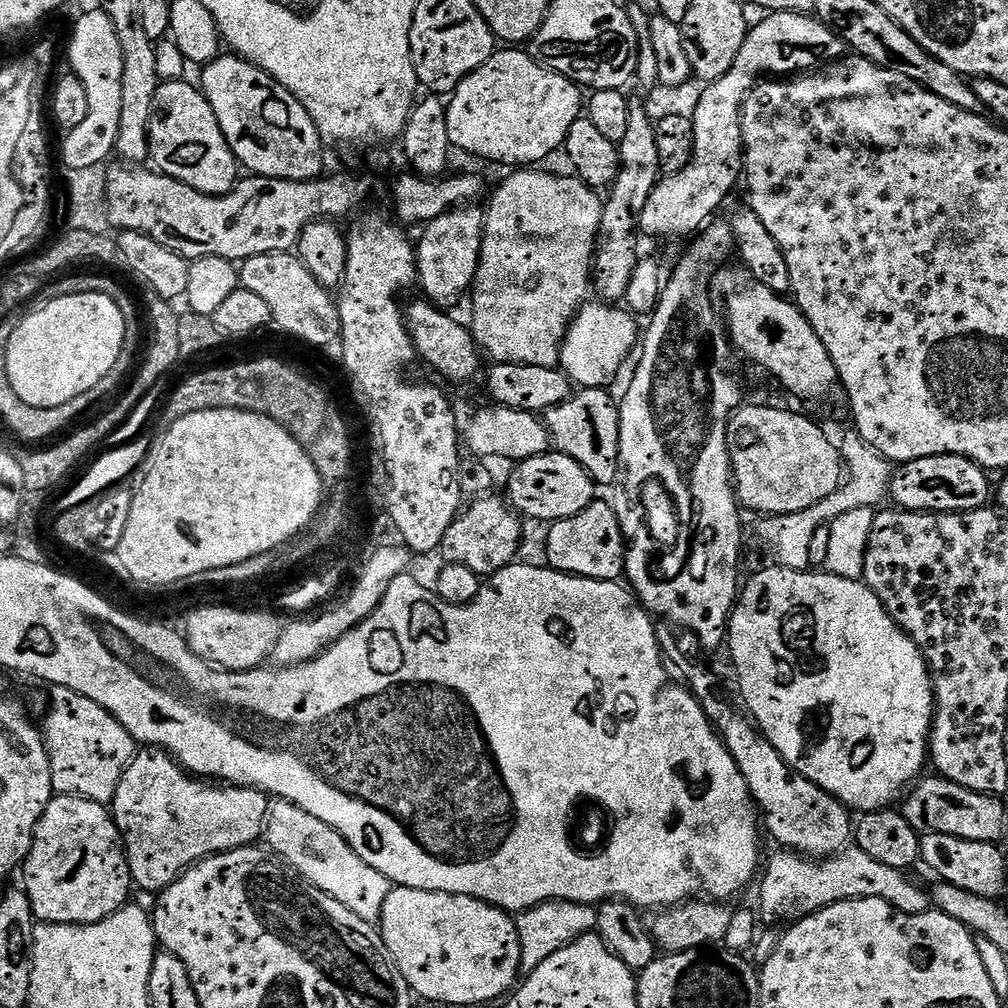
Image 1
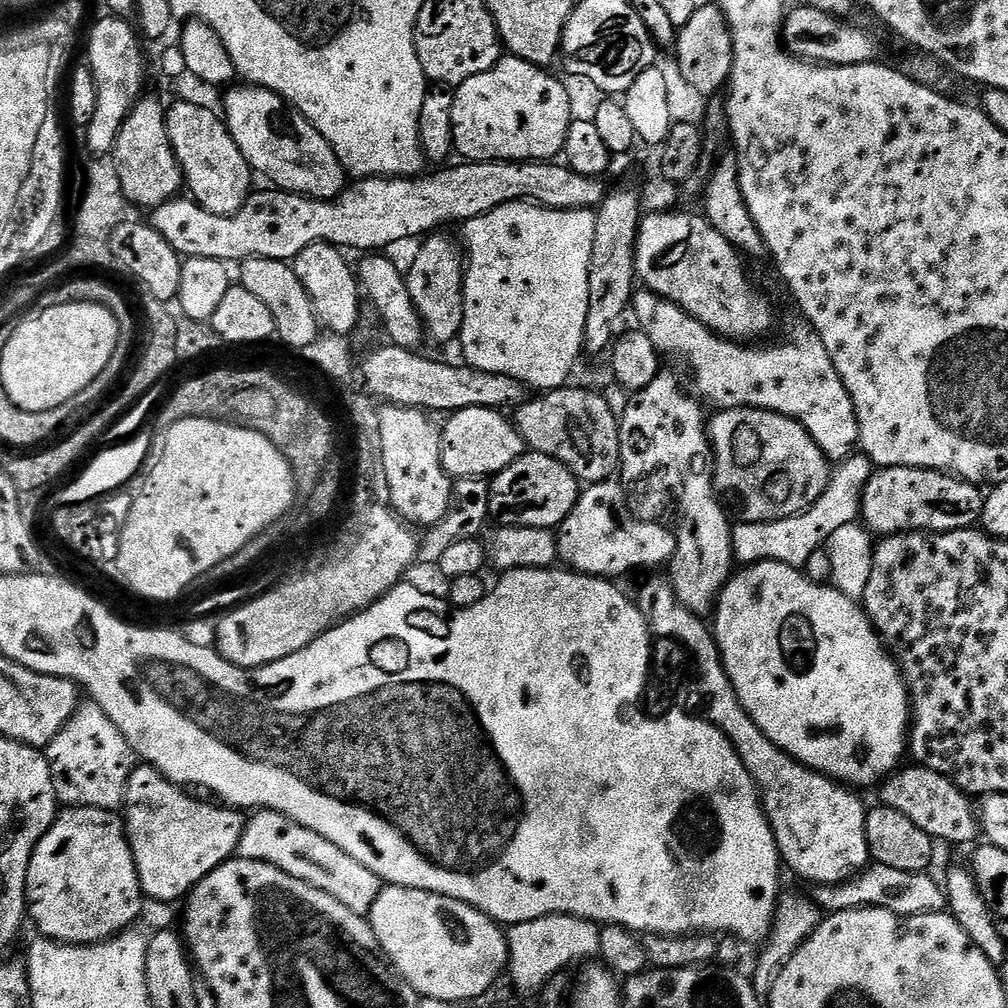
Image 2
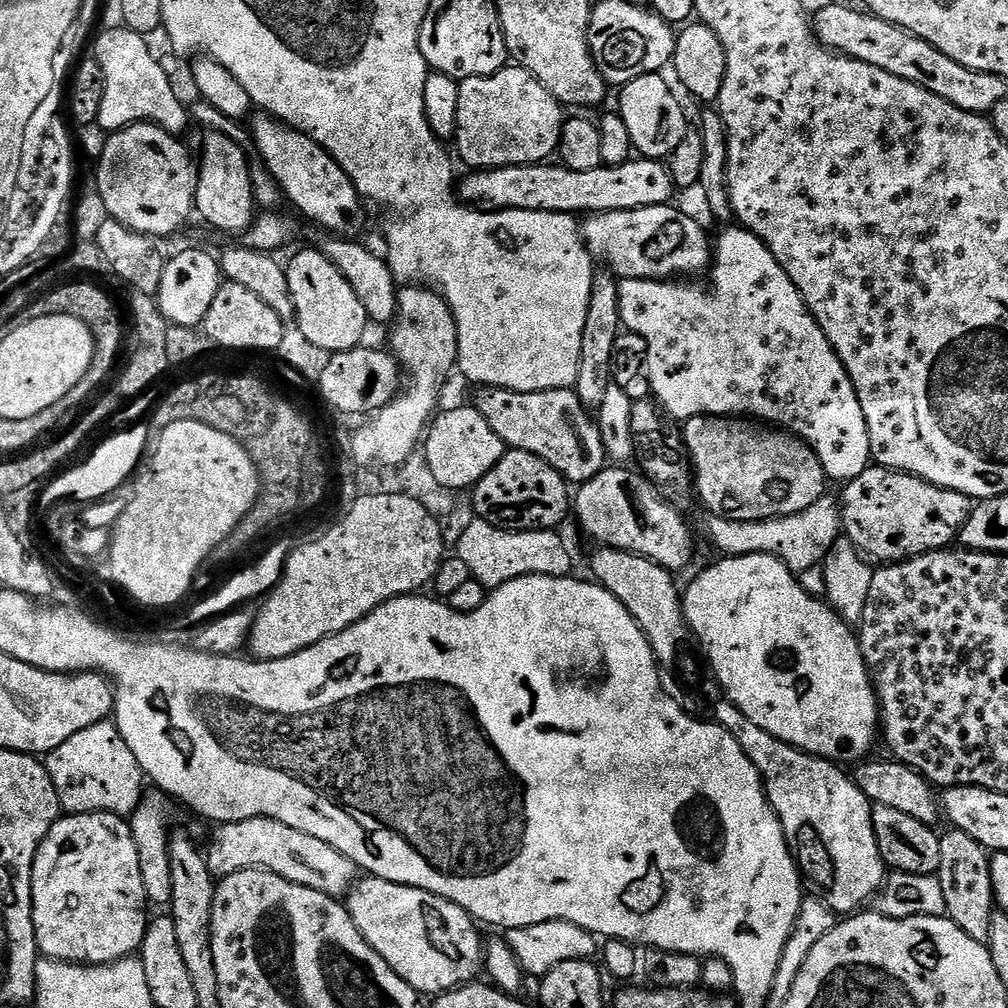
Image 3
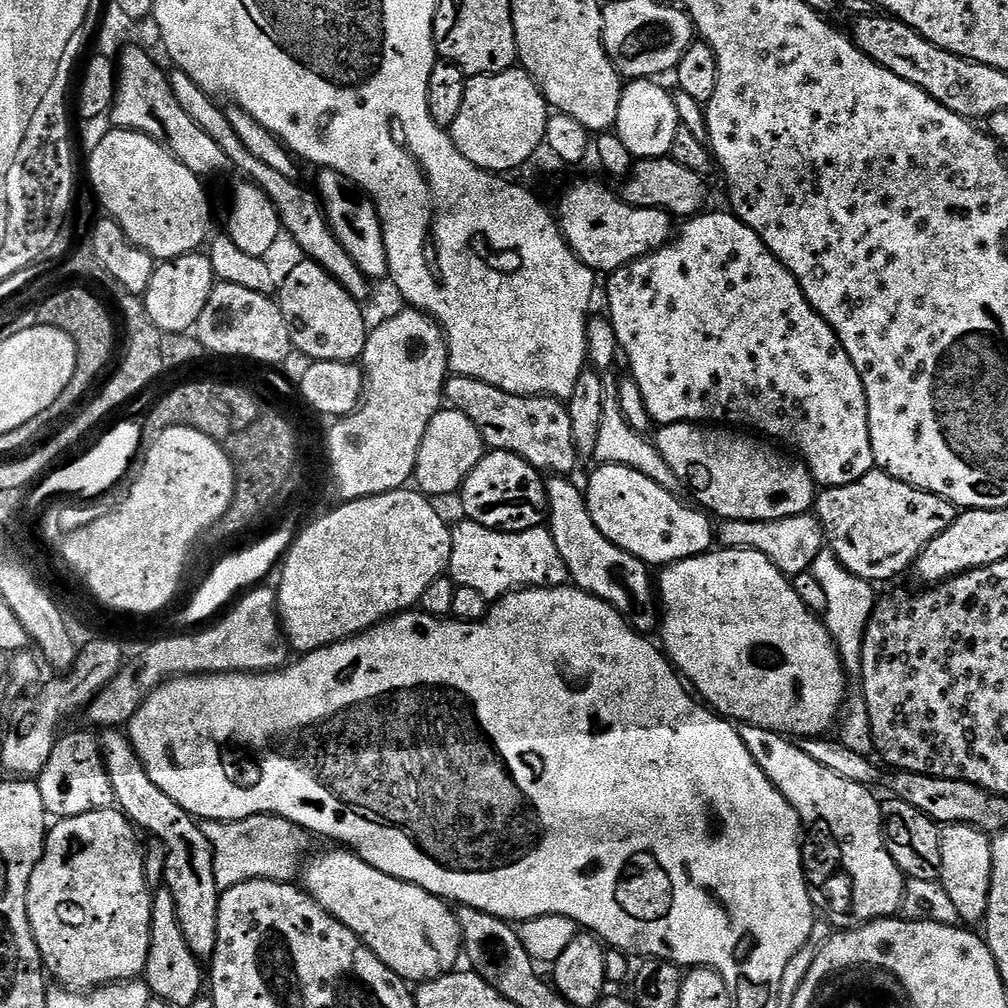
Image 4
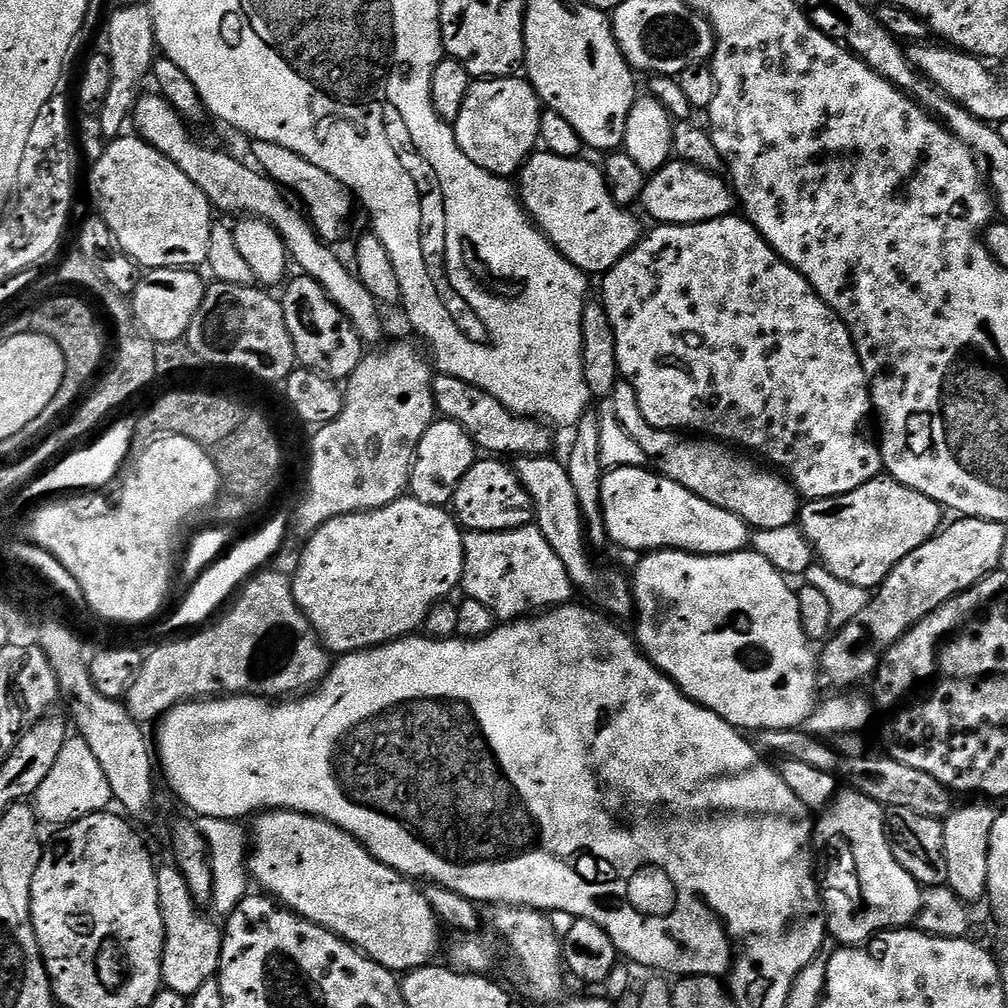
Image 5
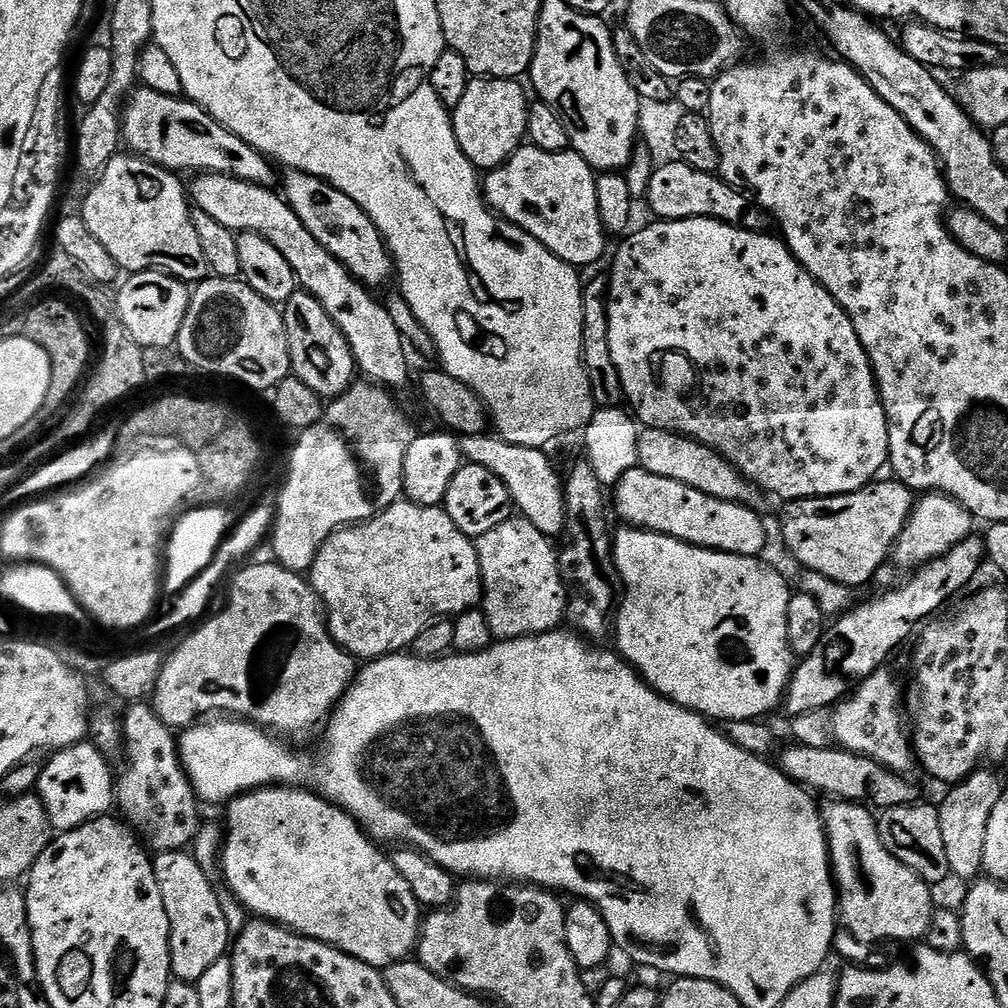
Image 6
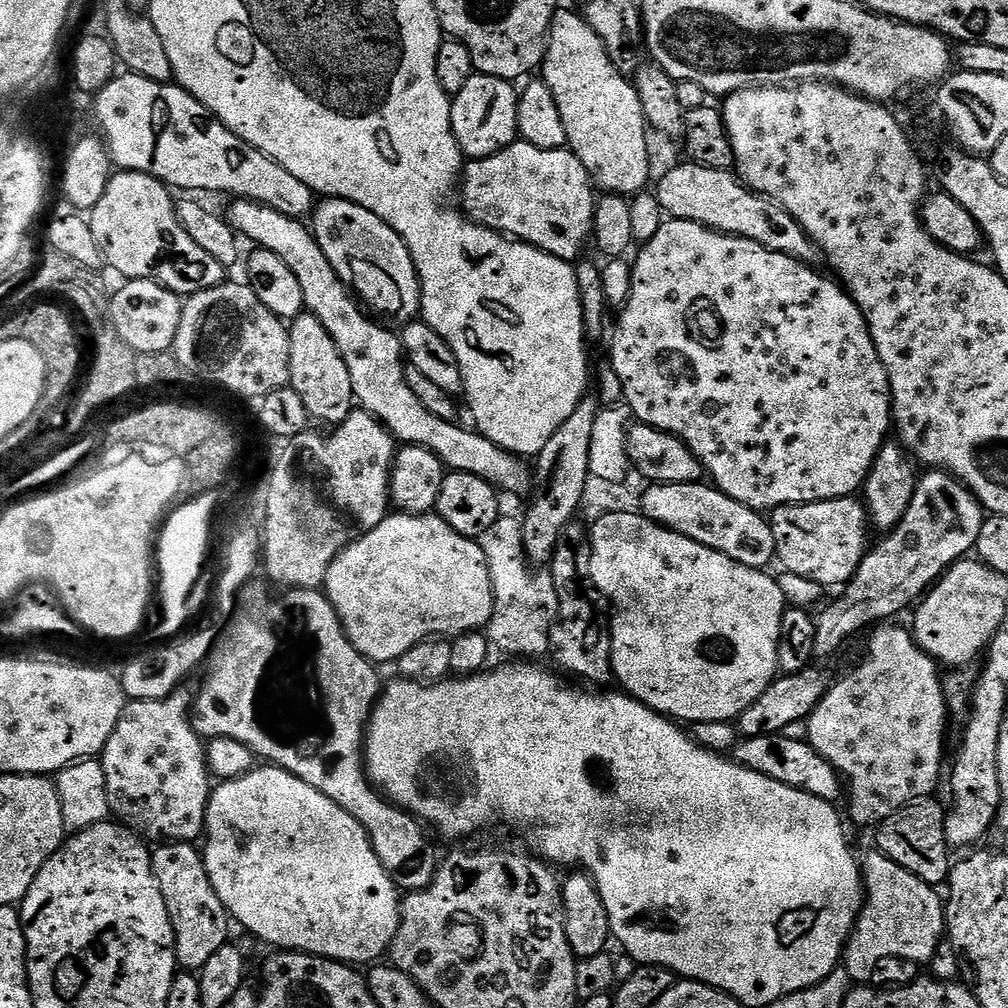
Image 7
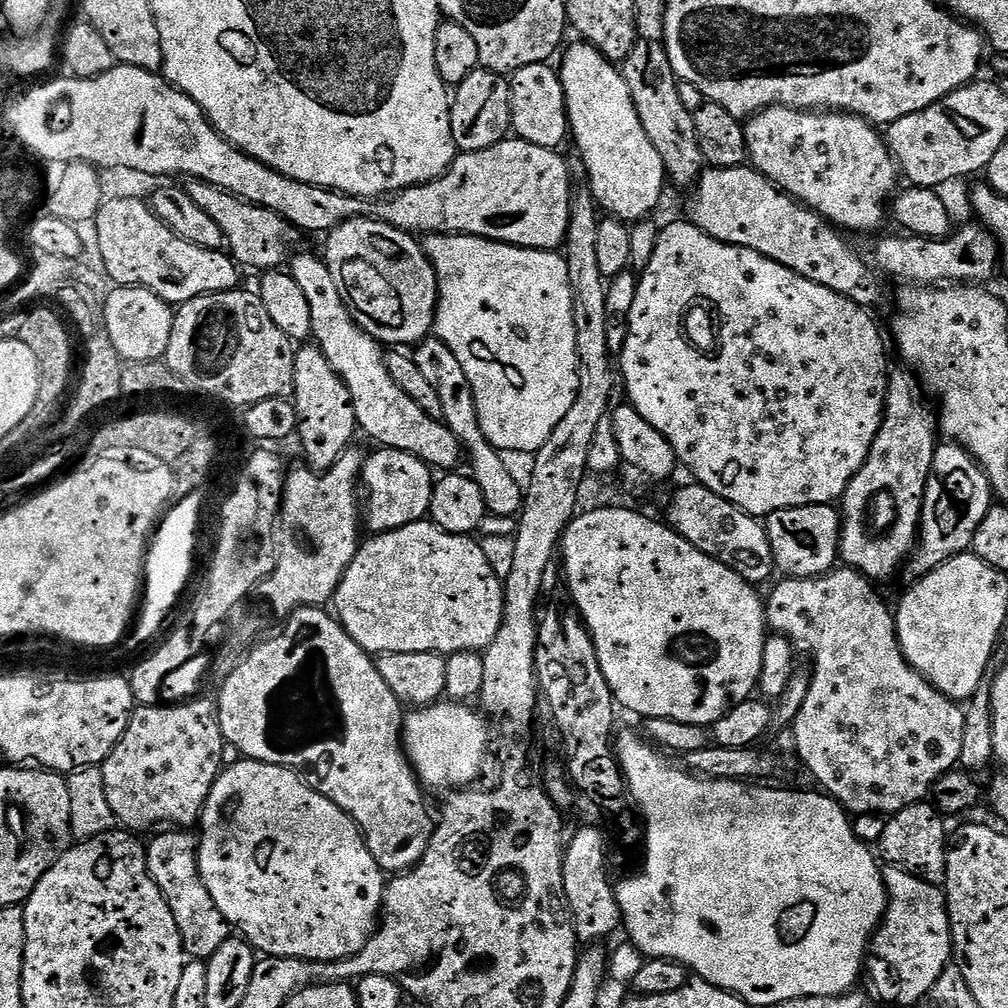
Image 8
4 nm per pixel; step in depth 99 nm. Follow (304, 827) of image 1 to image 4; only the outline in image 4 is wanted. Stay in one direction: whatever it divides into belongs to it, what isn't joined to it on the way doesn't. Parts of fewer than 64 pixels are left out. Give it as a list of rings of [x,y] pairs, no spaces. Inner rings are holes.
[[[265,814],[241,820],[205,820],[202,827],[206,842],[210,842],[212,847],[214,882],[217,888],[223,890],[247,880],[292,882],[297,879],[298,865],[305,859],[306,836],[286,818]]]

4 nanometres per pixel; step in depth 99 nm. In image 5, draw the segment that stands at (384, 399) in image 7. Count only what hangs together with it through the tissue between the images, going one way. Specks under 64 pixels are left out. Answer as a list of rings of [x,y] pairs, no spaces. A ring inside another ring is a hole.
[[[159,94],[141,95],[132,110],[130,120],[133,125],[136,123],[135,131],[140,139],[157,148],[166,158],[170,158],[170,162],[174,162],[174,166],[178,166],[178,170],[182,170],[182,174],[186,174],[186,178],[190,178],[190,182],[194,182],[194,186],[206,196],[208,203],[217,213],[240,212],[236,214],[265,220],[275,228],[276,233],[284,240],[291,263],[295,267],[297,264],[300,267],[297,269],[303,275],[314,278],[314,282],[321,284],[328,297],[344,311],[346,318],[350,318],[365,345],[376,346],[381,343],[380,335],[384,332],[383,326],[380,325],[381,309],[370,290],[366,290],[364,283],[356,277],[355,271],[349,265],[347,268],[328,249],[331,247],[321,241],[307,215],[299,207],[296,209],[288,205],[289,197],[279,184],[274,183],[269,176],[255,167],[247,168],[242,161],[235,160],[228,152],[215,152],[212,148],[203,148],[188,133],[189,125],[184,117],[179,116],[170,106],[170,102],[166,102]],[[525,456],[515,461],[516,476],[530,494],[534,509],[534,524],[545,535],[550,547],[561,558],[569,578],[577,589],[580,588],[609,617],[631,617],[634,612],[632,585],[627,575],[623,576],[616,568],[599,568],[592,561],[593,553],[586,539],[582,510],[578,510],[578,498],[574,495],[574,486],[570,483],[570,474],[563,463],[547,456]]]

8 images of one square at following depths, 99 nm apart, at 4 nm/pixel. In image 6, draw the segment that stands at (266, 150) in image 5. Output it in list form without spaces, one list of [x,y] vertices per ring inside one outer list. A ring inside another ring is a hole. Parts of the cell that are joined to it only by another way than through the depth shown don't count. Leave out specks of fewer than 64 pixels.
[[[285,171],[282,176],[284,188],[282,195],[288,205],[298,214],[302,226],[314,234],[314,238],[324,249],[356,280],[376,290],[394,276],[394,261],[391,251],[380,236],[371,218],[364,213],[342,190],[330,186],[325,180],[316,176],[307,176],[304,172]]]

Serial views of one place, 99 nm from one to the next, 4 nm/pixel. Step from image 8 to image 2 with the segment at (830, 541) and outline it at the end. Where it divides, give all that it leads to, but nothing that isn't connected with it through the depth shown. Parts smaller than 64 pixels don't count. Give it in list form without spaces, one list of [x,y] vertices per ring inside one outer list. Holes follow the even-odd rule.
[[[876,468],[860,499],[860,516],[869,532],[883,538],[894,532],[953,532],[973,527],[984,509],[985,493],[969,480],[933,468]]]

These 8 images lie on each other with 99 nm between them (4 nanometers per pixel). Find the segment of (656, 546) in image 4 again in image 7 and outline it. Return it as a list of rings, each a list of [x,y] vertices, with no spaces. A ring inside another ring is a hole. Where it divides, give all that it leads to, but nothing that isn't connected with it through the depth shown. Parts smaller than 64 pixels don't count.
[[[711,483],[652,484],[645,490],[638,508],[646,519],[654,521],[655,524],[661,524],[663,528],[668,528],[671,532],[682,534],[710,550],[718,550],[734,562],[742,562],[742,566],[764,570],[769,567],[768,563],[773,563],[776,560],[776,547],[774,546],[771,523],[753,508],[747,508],[744,504],[734,502],[724,492],[719,492]]]

